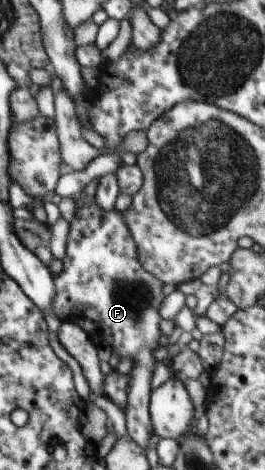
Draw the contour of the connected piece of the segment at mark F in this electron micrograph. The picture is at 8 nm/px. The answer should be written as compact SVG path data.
M95 198L83 206L76 206L75 217L69 222L69 238L62 263L61 274L53 276L53 314L62 323L79 326L96 346L108 342L113 355L121 360L132 360L124 410L126 428L129 436L146 451L149 438L154 434L149 410L151 381L157 363L153 351L161 347L159 338L163 333L159 308L165 300L165 284L141 266L139 250L123 220L123 212L115 208L101 210Z

